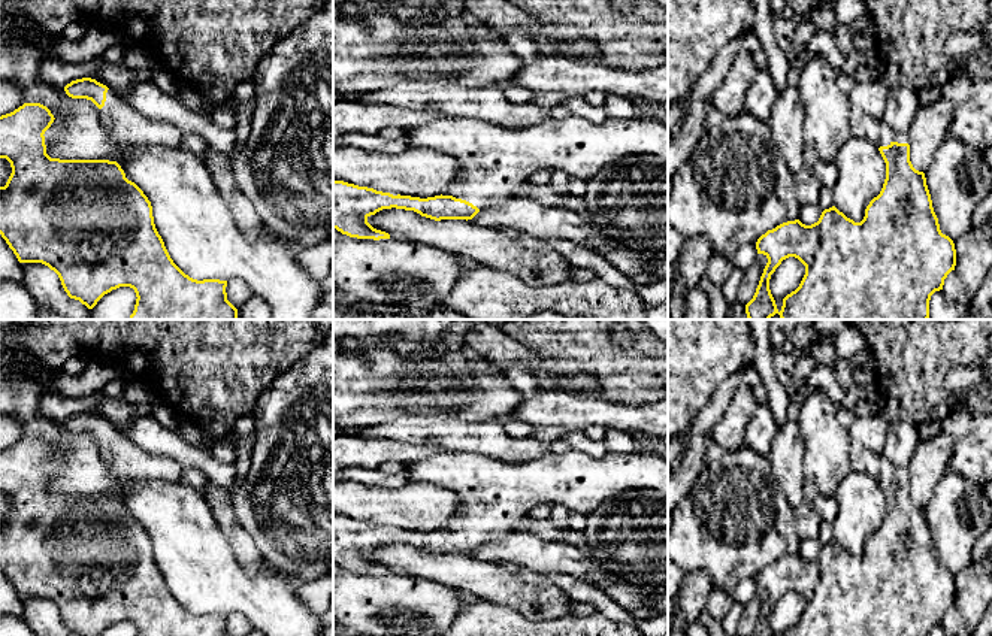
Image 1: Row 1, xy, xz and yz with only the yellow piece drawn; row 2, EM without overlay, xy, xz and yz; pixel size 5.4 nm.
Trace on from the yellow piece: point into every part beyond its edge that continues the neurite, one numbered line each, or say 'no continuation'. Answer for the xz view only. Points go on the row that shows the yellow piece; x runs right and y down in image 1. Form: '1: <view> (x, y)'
1: xz (495, 160)

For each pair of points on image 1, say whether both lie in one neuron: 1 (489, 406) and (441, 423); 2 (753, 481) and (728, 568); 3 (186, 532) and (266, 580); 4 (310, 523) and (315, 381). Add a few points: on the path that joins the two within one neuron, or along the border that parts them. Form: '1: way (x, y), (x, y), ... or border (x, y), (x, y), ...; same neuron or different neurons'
1: border (431, 412), (454, 412), (471, 420), (499, 423); different neurons
2: way (737, 502), (731, 547); same neuron
3: way (205, 551), (233, 580), (247, 580); same neuron
4: way (315, 487), (315, 417); same neuron

